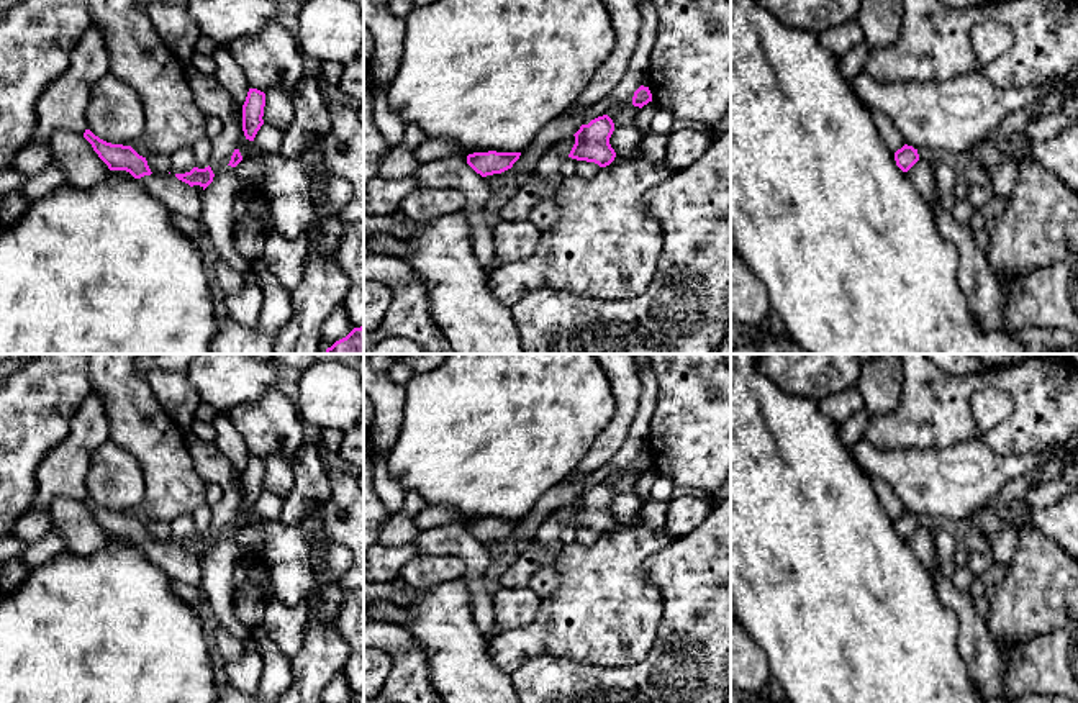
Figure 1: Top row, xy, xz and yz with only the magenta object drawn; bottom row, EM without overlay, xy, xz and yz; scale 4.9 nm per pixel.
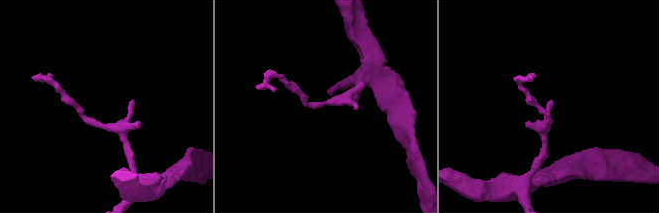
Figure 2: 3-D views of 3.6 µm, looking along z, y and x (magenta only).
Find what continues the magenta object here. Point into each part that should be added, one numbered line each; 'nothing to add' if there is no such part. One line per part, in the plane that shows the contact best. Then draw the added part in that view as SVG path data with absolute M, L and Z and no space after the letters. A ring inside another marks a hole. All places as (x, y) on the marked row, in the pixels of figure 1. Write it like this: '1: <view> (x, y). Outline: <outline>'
nothing to add

